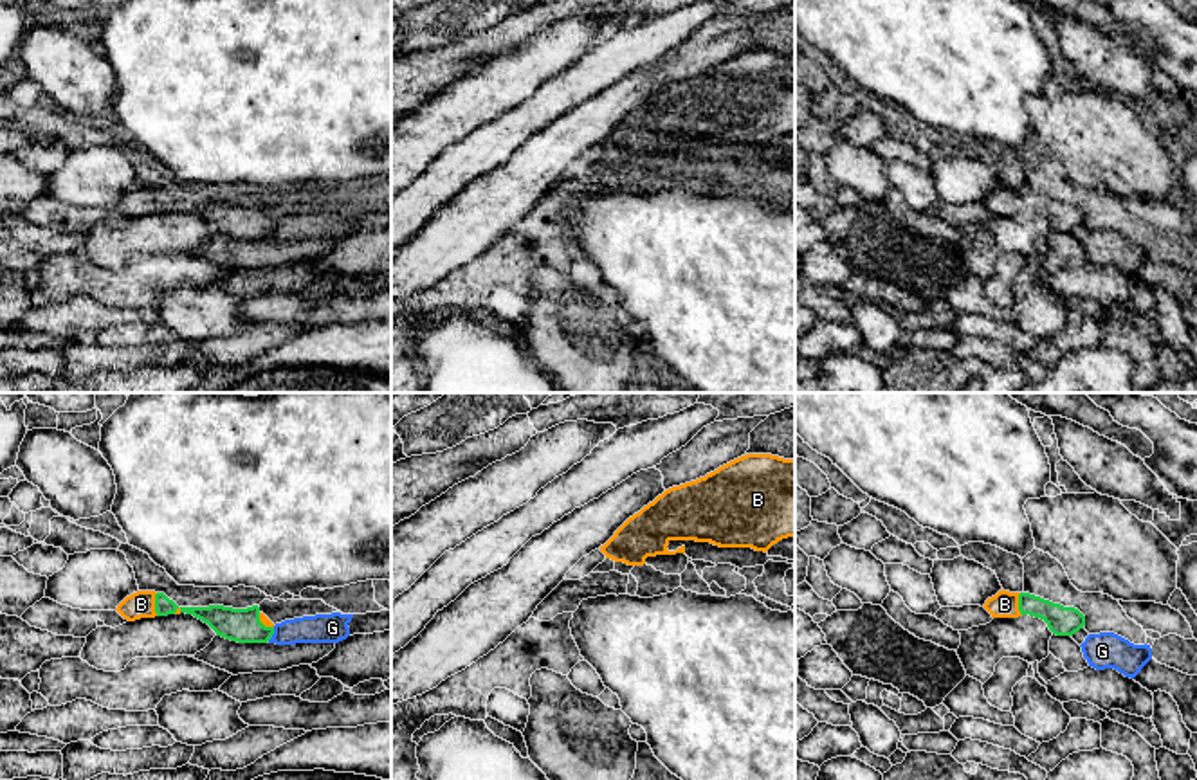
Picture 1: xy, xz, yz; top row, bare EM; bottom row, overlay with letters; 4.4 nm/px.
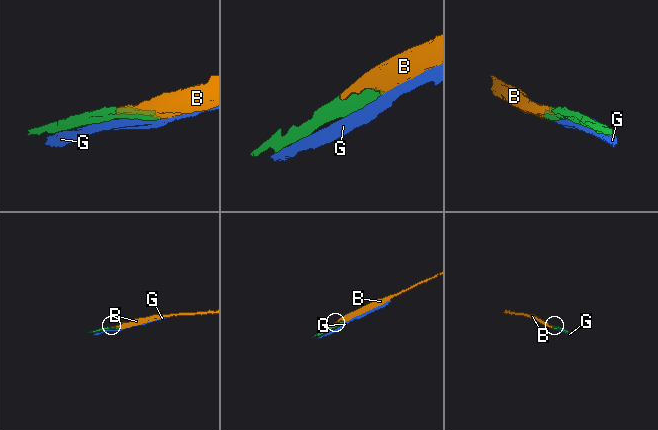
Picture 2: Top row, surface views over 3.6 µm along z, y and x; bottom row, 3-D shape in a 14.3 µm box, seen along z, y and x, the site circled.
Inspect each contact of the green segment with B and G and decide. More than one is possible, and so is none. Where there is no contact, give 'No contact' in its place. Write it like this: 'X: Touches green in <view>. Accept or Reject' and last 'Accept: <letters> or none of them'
B: Touches green in xy. Accept
G: Touches green in xy. Reject
Accept: B

